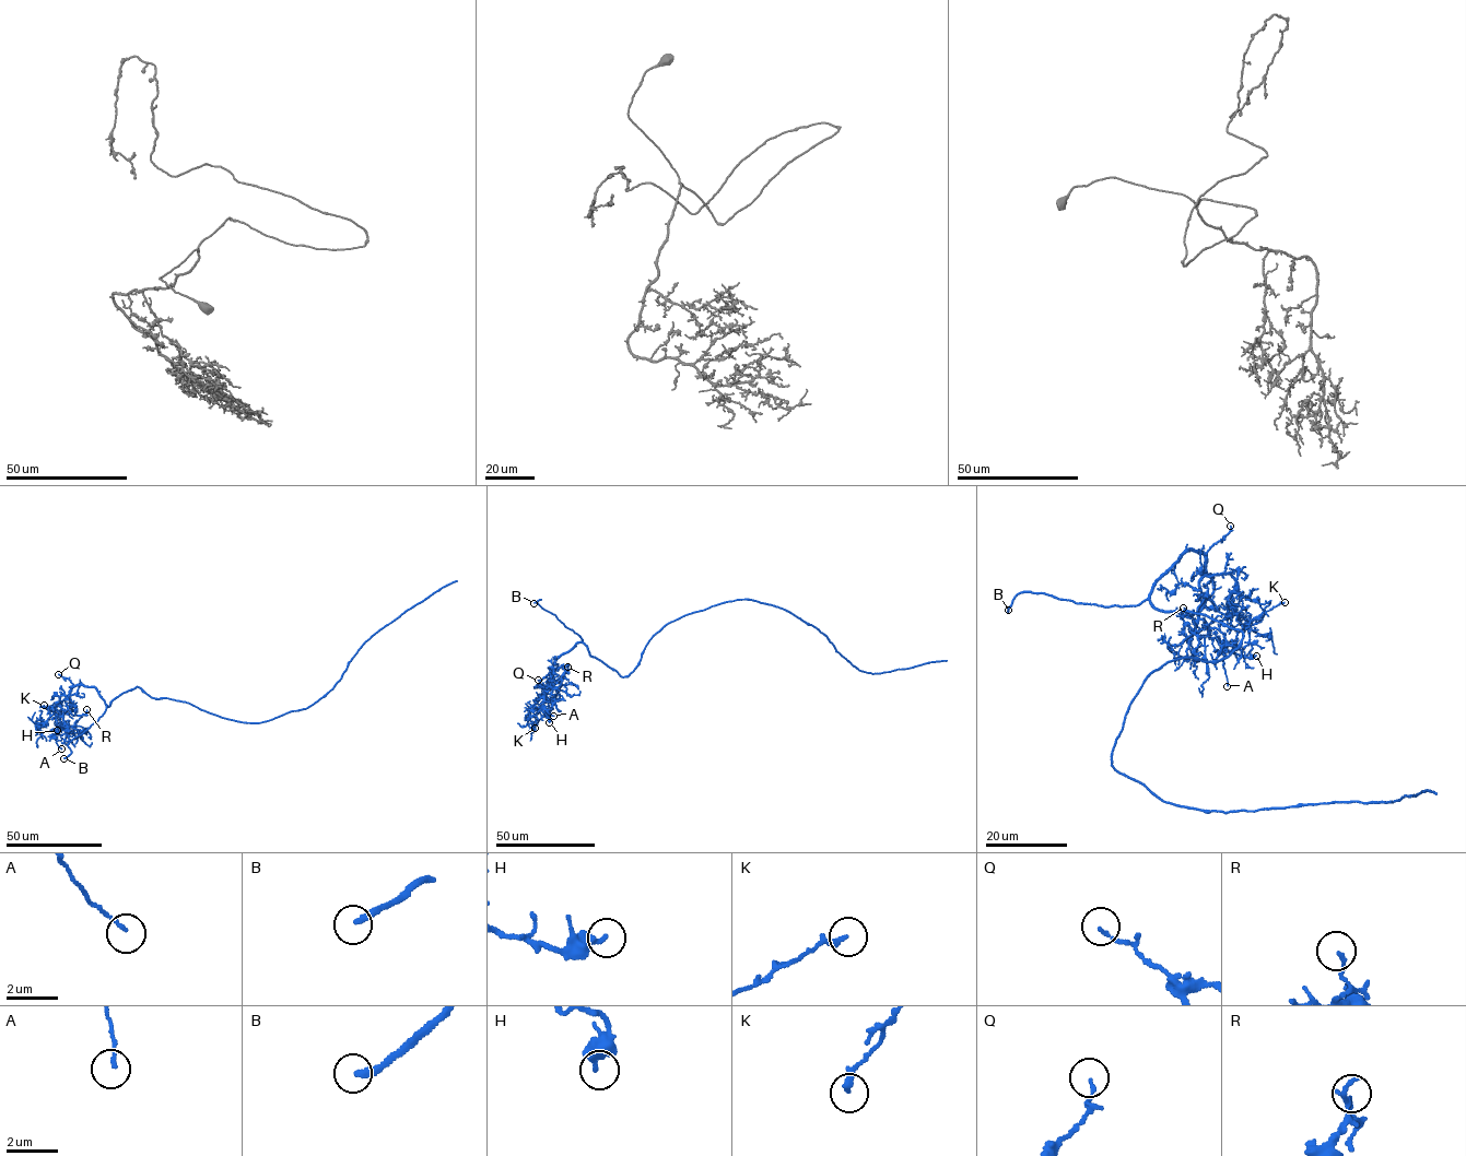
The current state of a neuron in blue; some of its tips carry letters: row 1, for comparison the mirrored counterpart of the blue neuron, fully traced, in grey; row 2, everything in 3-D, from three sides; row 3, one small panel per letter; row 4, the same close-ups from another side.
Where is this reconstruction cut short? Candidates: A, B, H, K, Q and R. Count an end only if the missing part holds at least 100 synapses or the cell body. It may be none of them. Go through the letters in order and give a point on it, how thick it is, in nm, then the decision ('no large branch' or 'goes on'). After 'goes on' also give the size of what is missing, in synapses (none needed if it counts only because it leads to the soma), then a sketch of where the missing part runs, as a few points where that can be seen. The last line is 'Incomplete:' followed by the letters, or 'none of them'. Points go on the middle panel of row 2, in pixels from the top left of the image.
A: place (553, 716); calibre 110 nm; no large branch
B: place (534, 603); calibre 240 nm; goes on; course (534, 603), (526, 604), (516, 613)
H: place (549, 722); calibre 380 nm; no large branch
K: place (535, 728); calibre 260 nm; no large branch
Q: place (538, 680); calibre 110 nm; no large branch
R: place (567, 667); calibre 130 nm; no large branch
Incomplete: B

